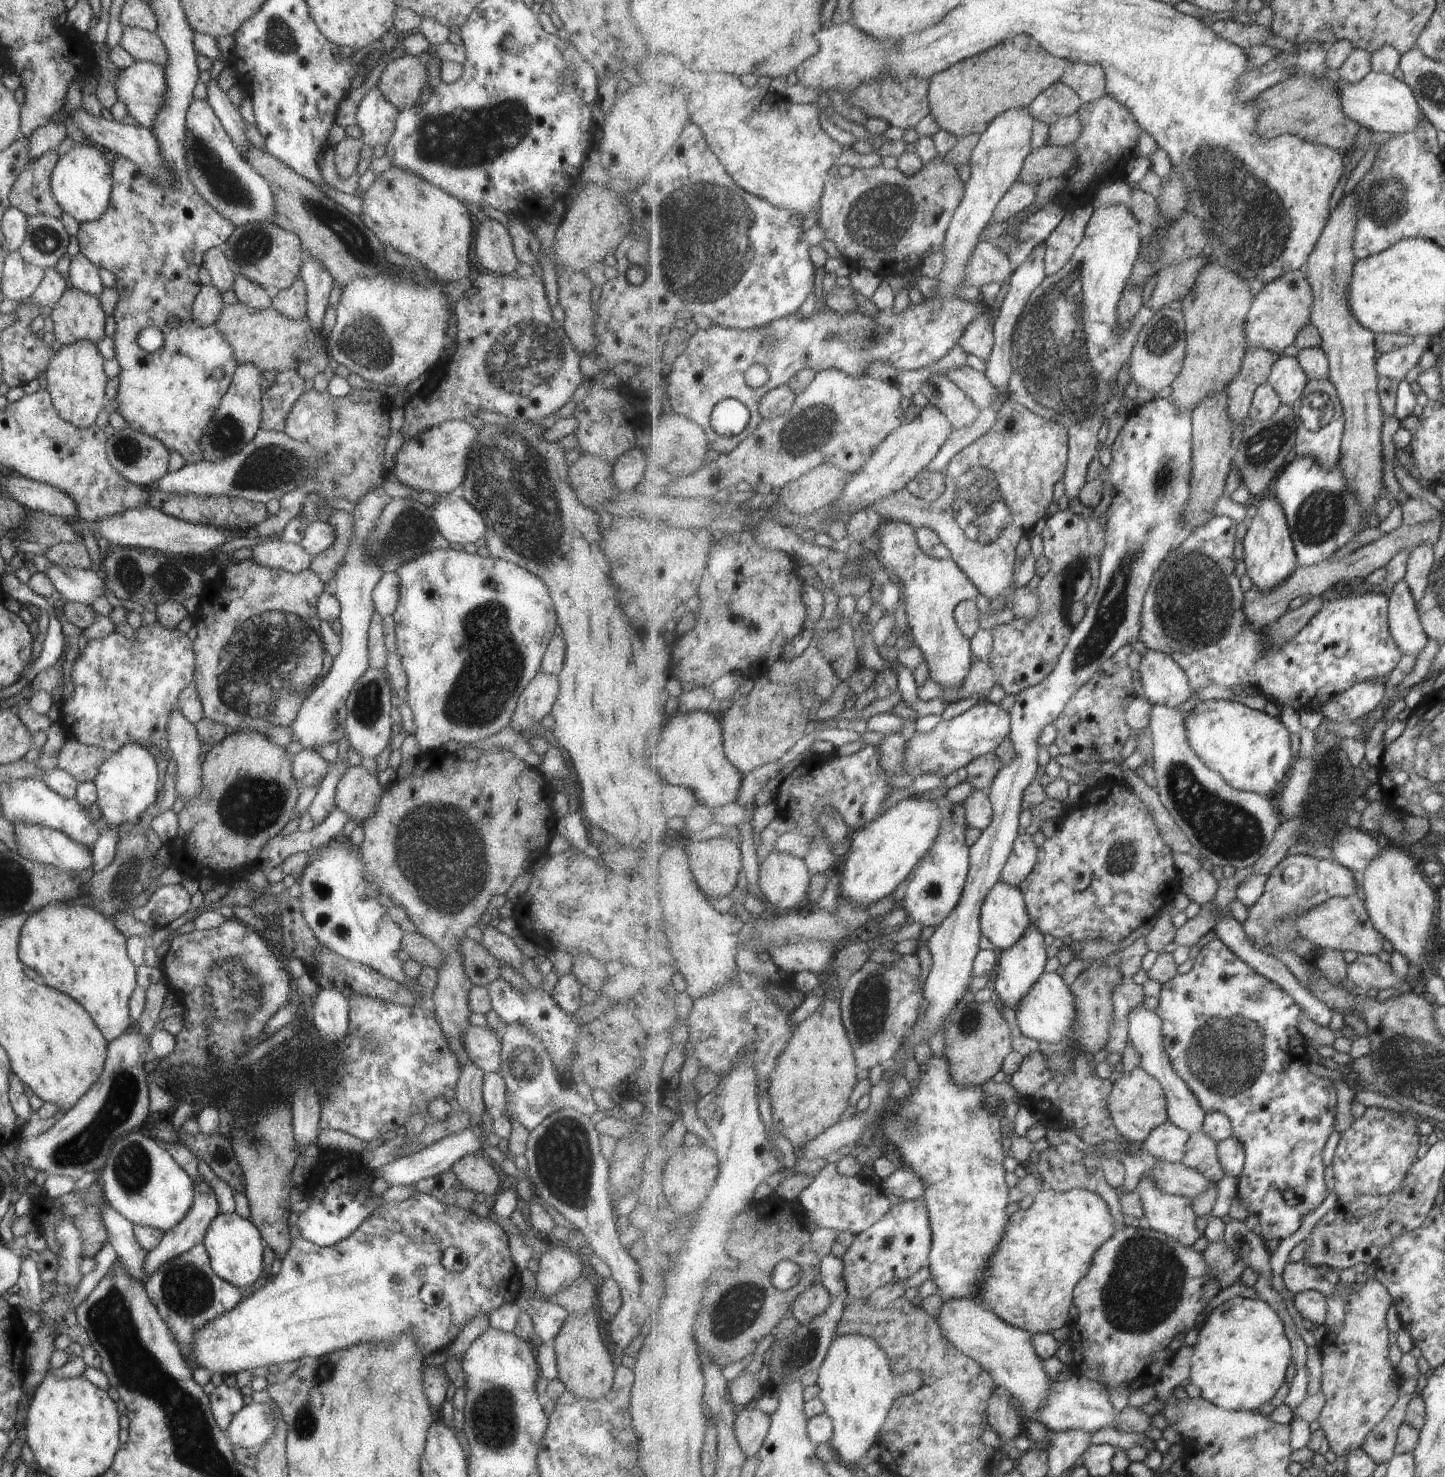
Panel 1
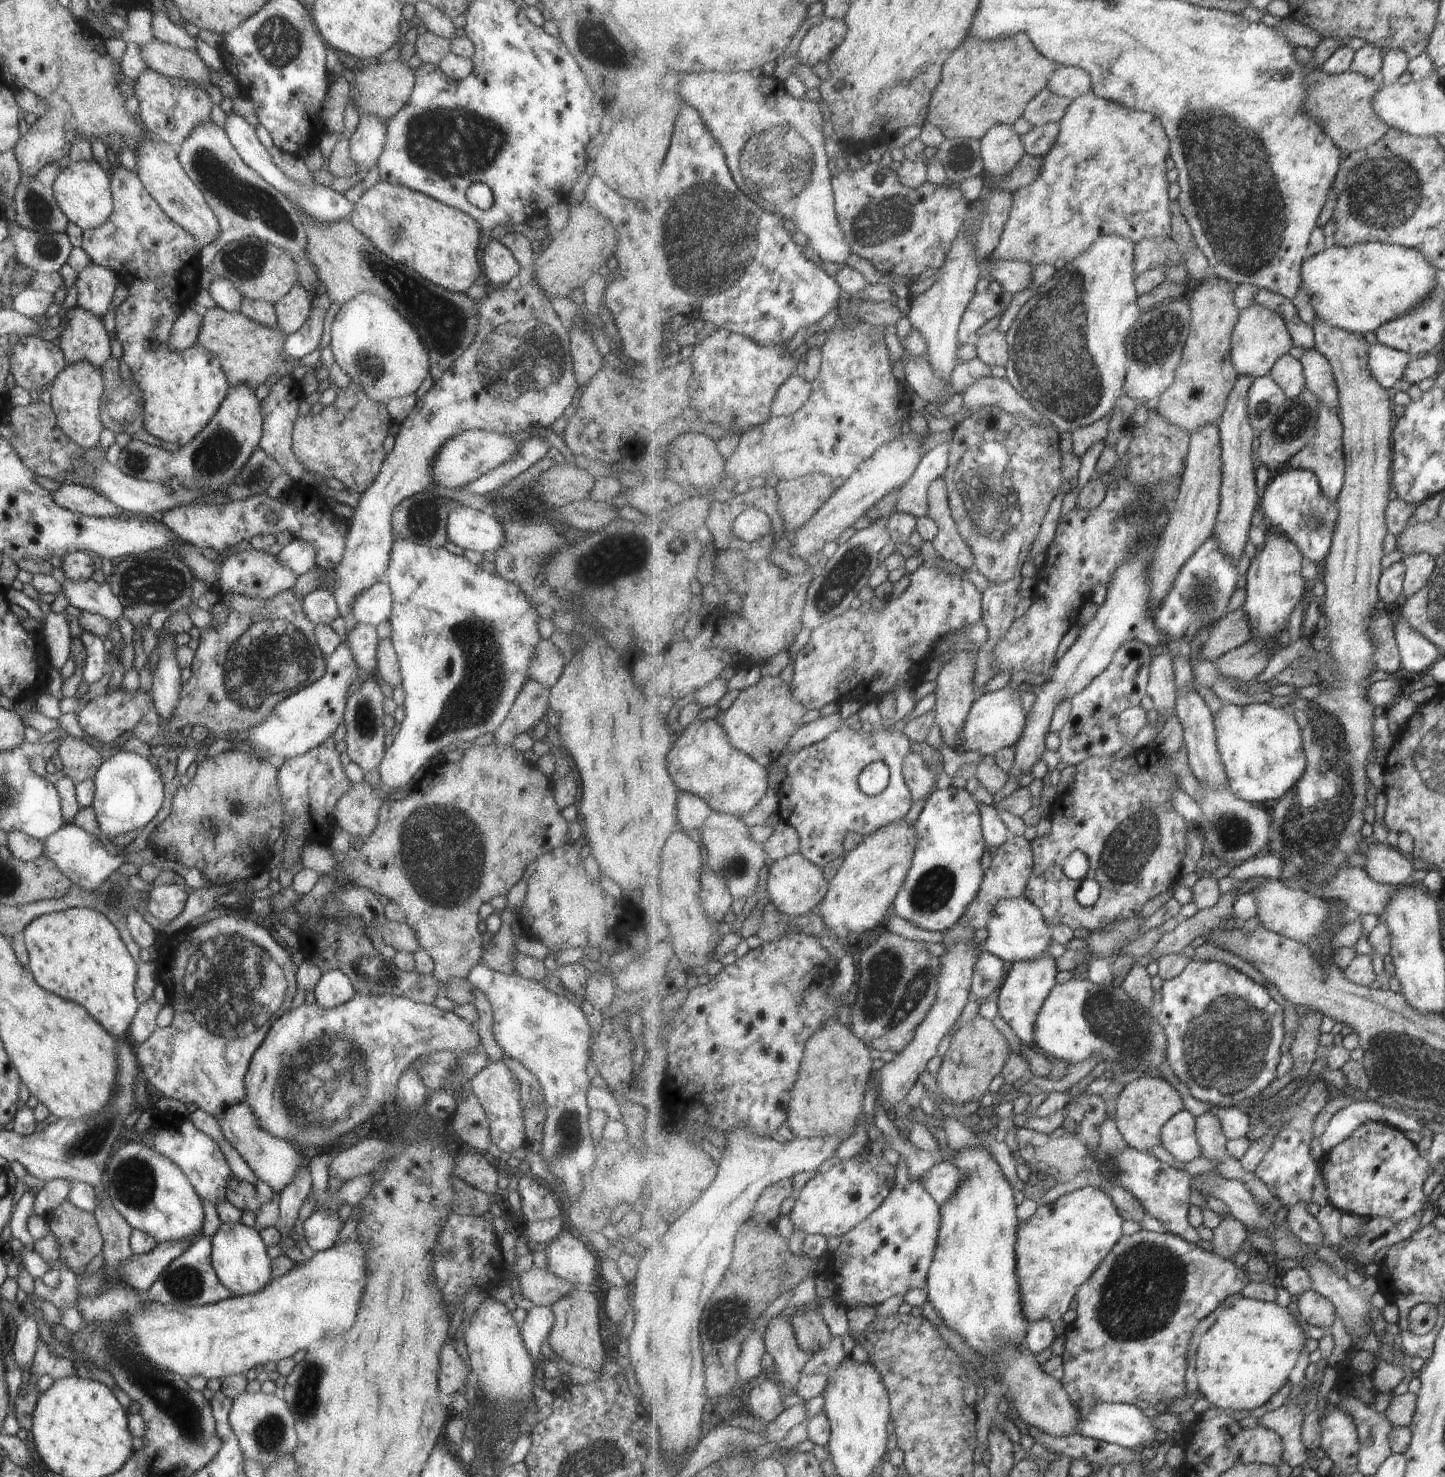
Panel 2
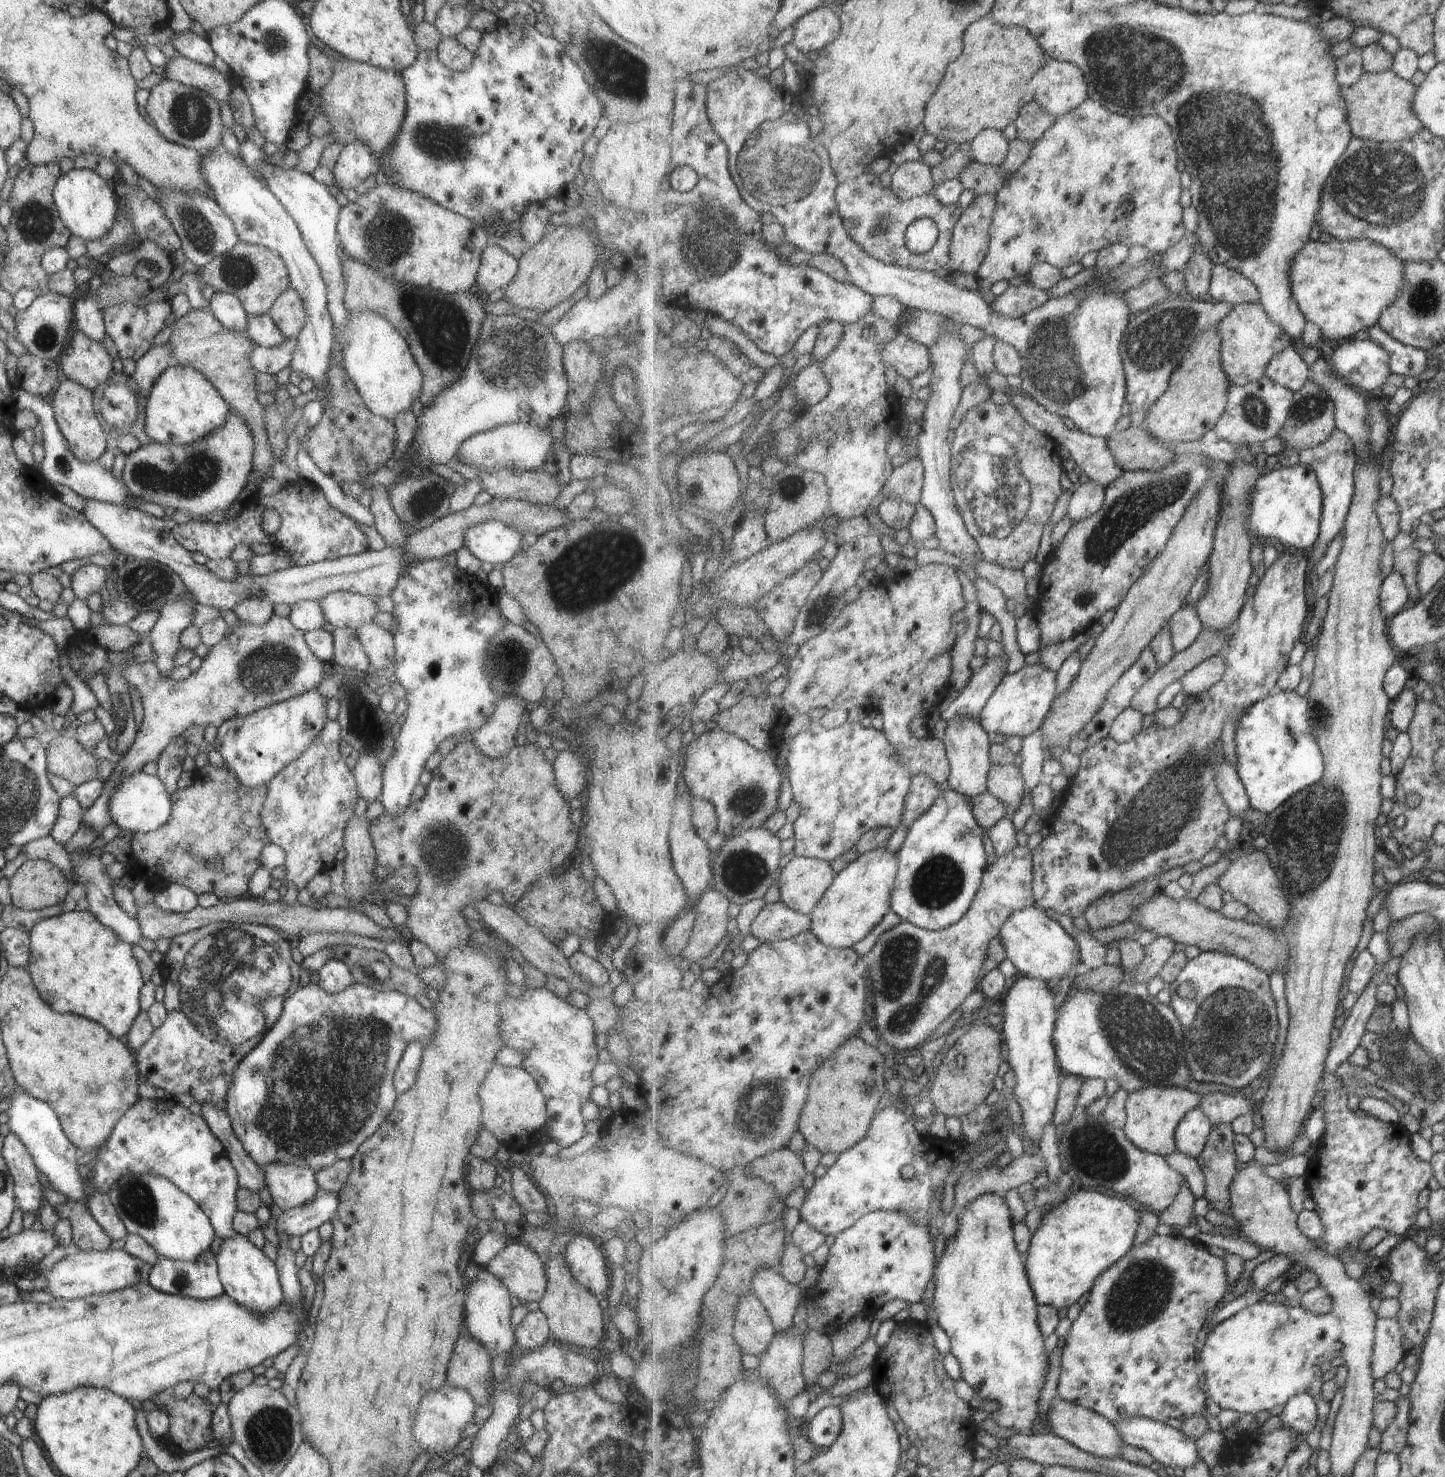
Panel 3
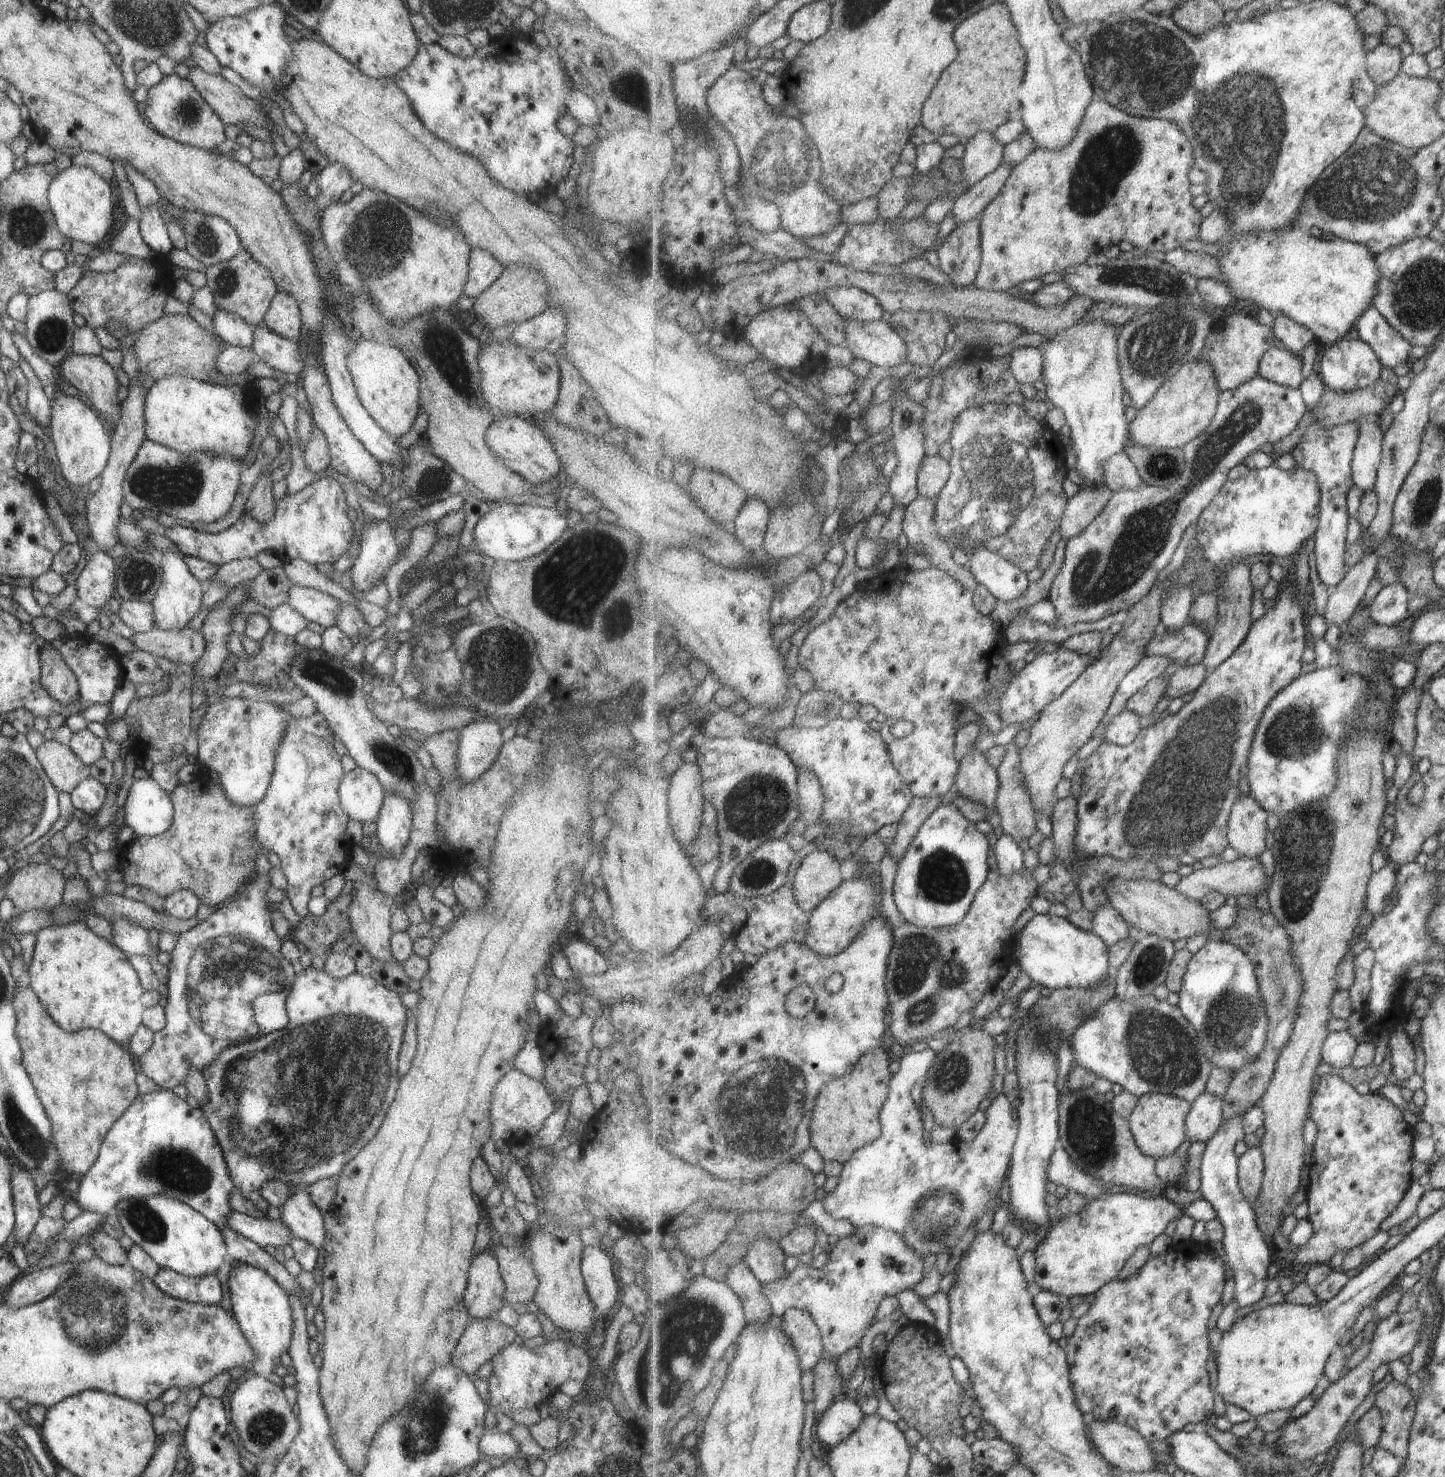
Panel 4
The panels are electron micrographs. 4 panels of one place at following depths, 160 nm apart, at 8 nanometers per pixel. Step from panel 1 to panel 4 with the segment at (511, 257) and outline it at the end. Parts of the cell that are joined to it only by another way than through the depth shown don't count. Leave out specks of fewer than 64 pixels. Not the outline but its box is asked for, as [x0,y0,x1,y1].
[461,248,503,298]

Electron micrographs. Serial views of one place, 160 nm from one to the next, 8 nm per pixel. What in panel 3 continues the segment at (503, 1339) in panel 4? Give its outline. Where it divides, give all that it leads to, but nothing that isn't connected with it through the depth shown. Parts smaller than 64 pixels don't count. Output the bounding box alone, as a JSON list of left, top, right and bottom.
[444,1331,492,1406]

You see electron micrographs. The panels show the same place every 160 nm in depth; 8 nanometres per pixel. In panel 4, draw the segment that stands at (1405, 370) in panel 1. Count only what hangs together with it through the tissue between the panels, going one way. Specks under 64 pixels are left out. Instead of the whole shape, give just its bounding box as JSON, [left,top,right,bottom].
[1321,339,1383,392]

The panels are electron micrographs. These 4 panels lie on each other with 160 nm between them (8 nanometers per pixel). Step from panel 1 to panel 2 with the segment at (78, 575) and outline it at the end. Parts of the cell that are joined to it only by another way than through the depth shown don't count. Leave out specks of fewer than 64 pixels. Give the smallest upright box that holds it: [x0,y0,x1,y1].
[60,577,122,621]

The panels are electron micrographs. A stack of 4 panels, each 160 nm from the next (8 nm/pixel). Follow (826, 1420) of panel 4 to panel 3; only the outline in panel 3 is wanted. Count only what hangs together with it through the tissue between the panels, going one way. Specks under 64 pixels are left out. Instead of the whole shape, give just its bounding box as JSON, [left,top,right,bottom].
[808,1406,843,1449]

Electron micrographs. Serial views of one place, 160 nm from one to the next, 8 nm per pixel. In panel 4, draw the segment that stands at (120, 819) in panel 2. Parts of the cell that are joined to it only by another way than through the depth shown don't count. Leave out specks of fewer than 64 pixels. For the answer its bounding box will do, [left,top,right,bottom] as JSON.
[119,773,174,837]

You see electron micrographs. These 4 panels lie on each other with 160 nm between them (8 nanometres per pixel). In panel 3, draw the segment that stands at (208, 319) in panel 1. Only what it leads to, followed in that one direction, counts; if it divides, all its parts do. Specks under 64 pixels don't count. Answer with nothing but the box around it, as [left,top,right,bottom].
[129,343,172,393]

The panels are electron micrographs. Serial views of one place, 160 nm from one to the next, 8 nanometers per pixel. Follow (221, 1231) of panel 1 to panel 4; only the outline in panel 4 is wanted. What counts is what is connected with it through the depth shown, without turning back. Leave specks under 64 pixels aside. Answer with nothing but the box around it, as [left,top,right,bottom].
[227,1263,293,1376]

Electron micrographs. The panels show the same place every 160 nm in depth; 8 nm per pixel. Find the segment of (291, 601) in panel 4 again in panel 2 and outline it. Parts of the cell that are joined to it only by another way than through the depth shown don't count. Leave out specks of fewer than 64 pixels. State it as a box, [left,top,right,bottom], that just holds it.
[350,580,392,627]

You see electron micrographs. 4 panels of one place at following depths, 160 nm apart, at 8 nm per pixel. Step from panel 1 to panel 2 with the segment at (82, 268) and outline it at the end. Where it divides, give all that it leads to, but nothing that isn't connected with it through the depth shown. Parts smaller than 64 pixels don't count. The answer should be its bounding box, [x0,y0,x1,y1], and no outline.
[74,266,118,318]

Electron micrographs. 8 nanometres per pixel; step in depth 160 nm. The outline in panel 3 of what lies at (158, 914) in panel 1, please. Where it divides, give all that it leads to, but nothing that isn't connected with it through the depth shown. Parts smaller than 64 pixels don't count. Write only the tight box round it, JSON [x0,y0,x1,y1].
[152,883,197,913]

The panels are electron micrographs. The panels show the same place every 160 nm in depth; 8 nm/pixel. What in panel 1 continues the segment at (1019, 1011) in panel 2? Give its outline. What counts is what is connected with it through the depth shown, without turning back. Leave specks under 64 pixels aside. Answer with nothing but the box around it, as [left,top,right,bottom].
[991,922,1048,1012]

